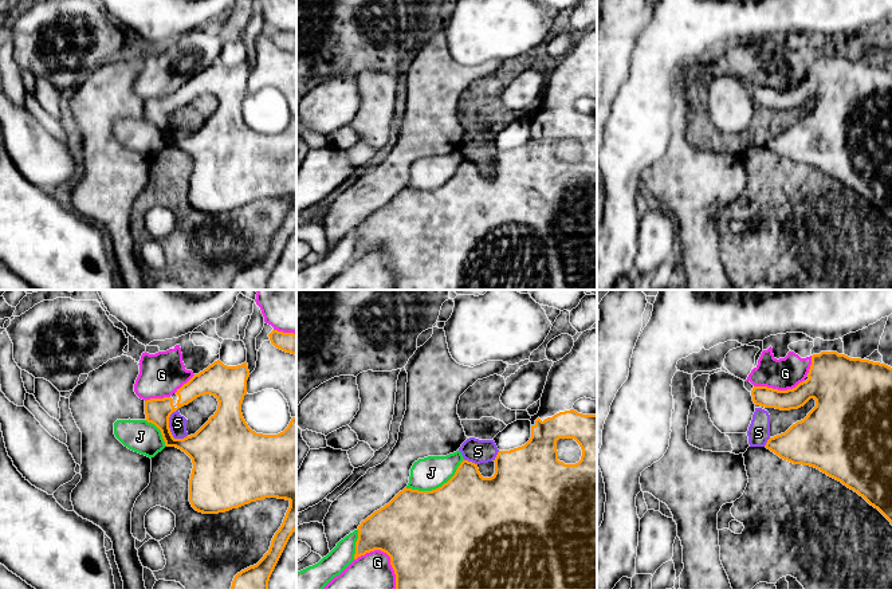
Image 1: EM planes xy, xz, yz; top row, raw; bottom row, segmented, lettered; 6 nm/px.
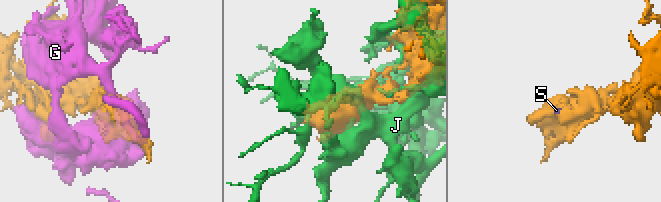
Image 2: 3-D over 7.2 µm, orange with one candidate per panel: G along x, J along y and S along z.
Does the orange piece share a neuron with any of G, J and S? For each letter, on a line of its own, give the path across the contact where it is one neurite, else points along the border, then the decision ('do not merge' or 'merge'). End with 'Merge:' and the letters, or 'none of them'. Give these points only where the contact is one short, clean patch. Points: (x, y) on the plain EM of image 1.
G: do not merge
J: do not merge
S: along xy (177, 108), (169, 117), (169, 130), (175, 137), (183, 138) | do not merge
Merge: none of them

